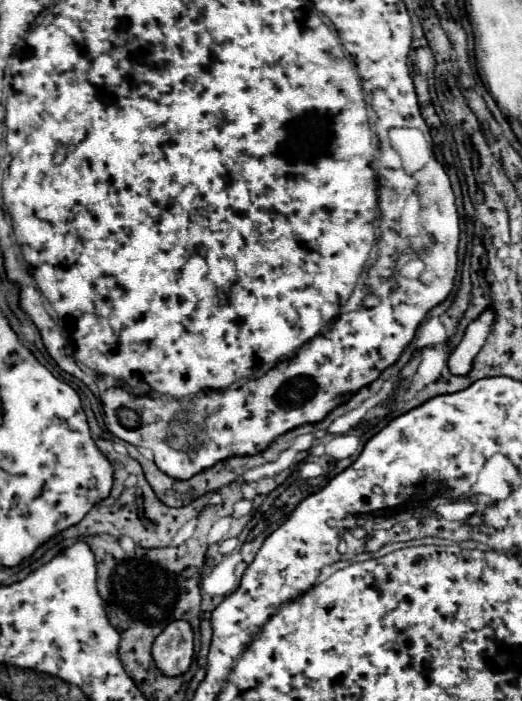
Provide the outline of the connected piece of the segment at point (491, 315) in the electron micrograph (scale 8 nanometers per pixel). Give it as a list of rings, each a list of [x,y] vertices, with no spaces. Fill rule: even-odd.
[[[489,306],[467,326],[461,344],[453,350],[453,352],[459,352],[459,360],[453,360],[453,356],[449,358],[451,372],[455,372],[455,374],[469,374],[471,372],[473,360],[479,354],[481,346],[485,344],[489,332],[491,332],[491,326],[495,322],[495,316],[497,316],[495,308]]]

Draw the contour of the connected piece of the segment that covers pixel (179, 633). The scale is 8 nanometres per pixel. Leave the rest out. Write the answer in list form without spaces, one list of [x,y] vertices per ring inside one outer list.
[[[175,620],[153,642],[153,660],[167,676],[187,672],[193,660],[193,628],[187,620]]]

